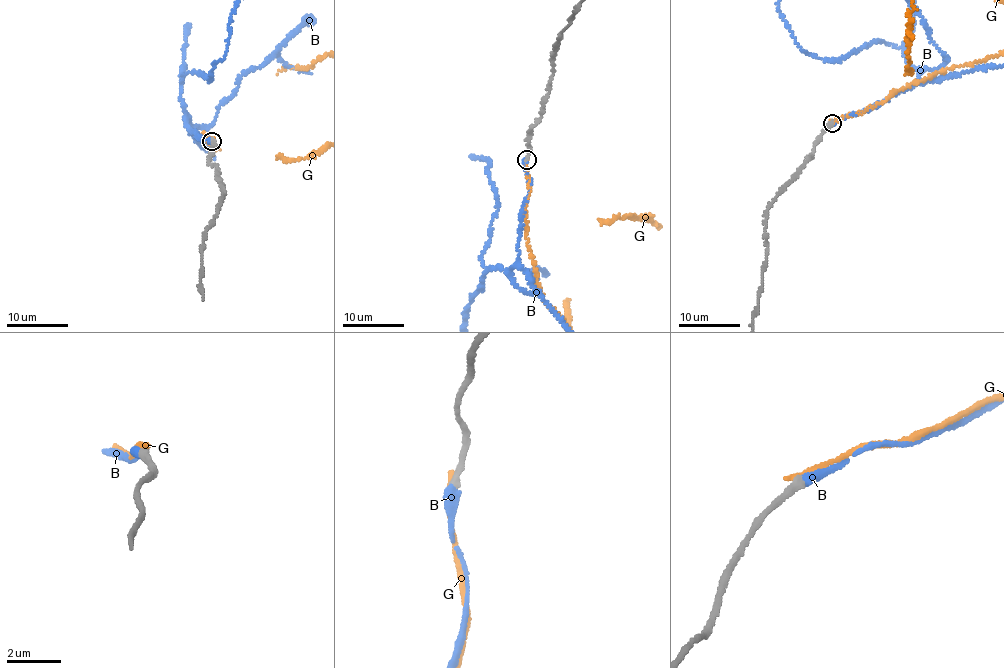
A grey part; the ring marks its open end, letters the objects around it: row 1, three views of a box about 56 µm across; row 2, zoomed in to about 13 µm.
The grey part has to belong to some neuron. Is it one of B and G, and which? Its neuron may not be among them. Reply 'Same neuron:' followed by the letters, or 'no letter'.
Same neuron: B

